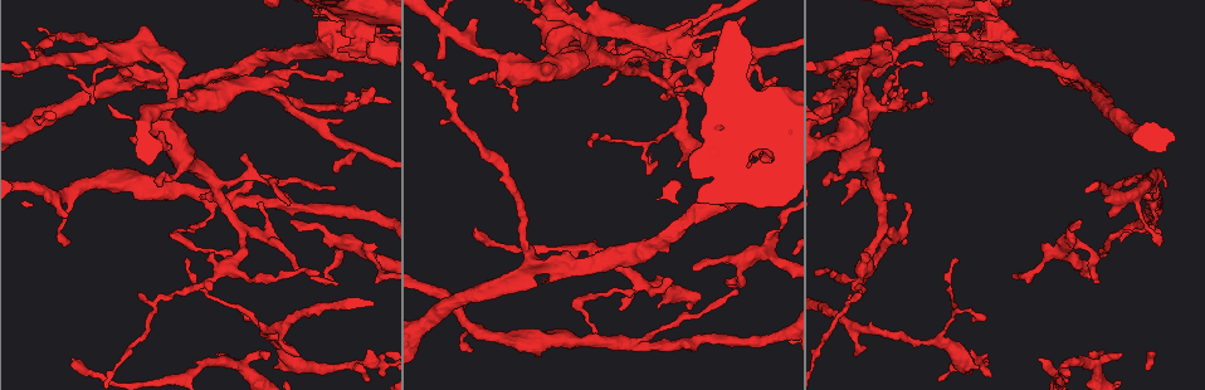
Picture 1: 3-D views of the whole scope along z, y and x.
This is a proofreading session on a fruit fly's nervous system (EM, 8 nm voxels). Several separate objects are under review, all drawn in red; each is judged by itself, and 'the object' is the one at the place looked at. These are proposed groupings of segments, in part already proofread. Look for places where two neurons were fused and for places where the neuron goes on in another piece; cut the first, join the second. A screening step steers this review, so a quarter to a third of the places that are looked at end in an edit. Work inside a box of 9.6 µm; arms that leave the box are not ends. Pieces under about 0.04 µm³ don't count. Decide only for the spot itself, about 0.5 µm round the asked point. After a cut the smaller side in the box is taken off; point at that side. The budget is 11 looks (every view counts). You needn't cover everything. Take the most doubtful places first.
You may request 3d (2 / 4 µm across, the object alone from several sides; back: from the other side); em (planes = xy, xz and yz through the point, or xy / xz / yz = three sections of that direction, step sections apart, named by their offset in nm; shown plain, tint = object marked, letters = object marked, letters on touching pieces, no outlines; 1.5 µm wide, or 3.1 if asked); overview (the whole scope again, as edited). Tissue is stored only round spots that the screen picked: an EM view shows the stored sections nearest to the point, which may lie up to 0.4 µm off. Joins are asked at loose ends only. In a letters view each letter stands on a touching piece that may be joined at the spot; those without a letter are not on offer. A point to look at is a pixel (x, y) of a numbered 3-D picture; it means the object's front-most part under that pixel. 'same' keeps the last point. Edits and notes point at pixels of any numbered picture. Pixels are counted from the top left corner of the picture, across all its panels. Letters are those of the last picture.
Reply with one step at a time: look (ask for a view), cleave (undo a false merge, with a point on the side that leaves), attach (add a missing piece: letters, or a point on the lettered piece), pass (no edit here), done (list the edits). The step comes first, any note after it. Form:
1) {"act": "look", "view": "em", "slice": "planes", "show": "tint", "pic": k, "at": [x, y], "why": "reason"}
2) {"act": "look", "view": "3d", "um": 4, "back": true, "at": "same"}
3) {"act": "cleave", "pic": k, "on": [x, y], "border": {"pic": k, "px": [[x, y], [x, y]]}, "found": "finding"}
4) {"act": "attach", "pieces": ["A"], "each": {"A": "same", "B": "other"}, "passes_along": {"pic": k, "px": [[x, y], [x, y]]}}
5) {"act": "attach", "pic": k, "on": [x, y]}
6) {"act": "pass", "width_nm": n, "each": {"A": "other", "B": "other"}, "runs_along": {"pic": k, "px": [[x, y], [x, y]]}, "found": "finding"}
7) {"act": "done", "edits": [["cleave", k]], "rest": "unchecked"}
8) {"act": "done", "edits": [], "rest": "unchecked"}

{"act": "look", "view": "em", "slice": "planes", "show": "letters", "pic": 1, "at": [278, 368], "why": "an open end"}

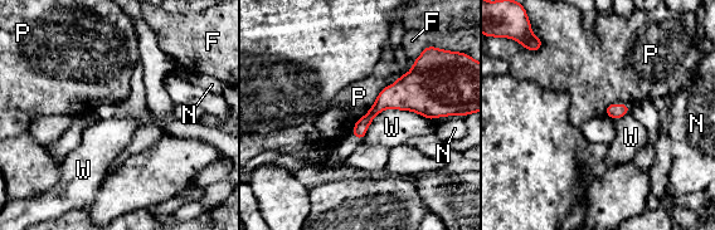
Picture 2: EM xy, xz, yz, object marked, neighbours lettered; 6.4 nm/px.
{"act": "pass", "each": {"F": "other", "N": "other", "P": "other", "W": "other"}, "border": {"pic": 2, "px": [[431, 118], [382, 109], [361, 140]]}, "found": "none of them fits"}

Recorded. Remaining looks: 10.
{"act": "look", "view": "3d", "um": 2, "pic": 1, "at": [882, 172]}

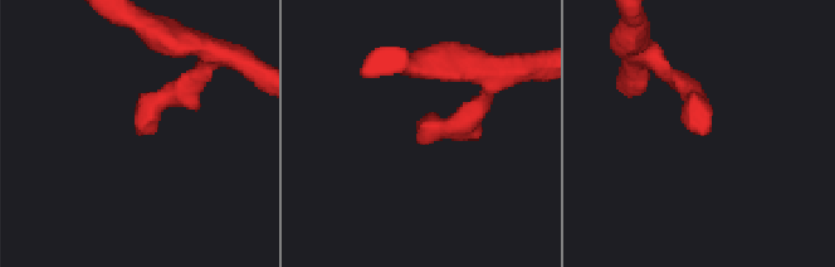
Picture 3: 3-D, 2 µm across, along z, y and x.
{"act": "look", "view": "em", "slice": "planes", "show": "tint", "pic": 3, "at": [704, 128]}

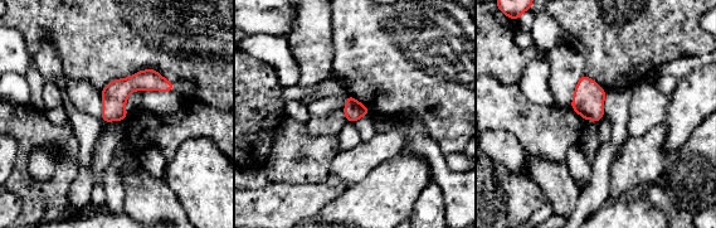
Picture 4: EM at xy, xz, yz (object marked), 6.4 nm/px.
{"act": "look", "view": "em", "slice": "planes", "show": "letters", "at": "same"}

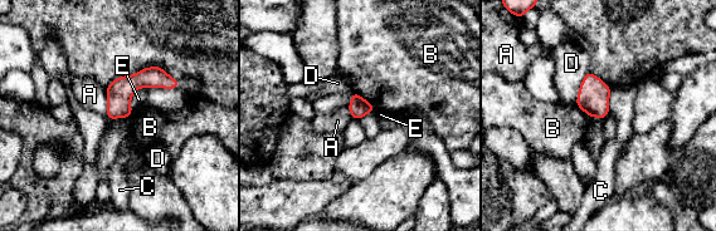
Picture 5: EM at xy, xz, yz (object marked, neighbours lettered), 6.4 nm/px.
{"act": "pass", "width_nm": 120, "each": {"A": "other", "B": "other", "C": "other", "D": "other", "E": "other"}, "border": {"pic": 5, "px": [[105, 89], [107, 114]]}, "found": "no lettered piece goes on from it"}

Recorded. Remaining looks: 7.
{"act": "look", "view": "em", "slice": "yz", "step": 8, "show": "letters", "pic": 1, "at": [855, 87], "why": "two arms in line, one across"}

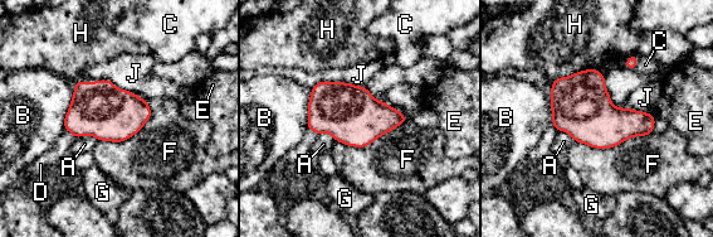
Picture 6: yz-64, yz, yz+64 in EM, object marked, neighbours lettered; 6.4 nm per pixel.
{"act": "pass", "each": {"A": "other", "B": "other", "C": "other", "D": "other", "E": "other", "F": "other", "G": "other", "H": "other", "J": "other"}, "border": {"pic": 6, "px": [[405, 115], [366, 145], [336, 141]]}, "found": "continuous, no second neuron"}

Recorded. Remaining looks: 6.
{"act": "look", "view": "em", "slice": "planes", "show": "letters", "pic": 1, "at": [226, 266], "why": "sudden change in width"}

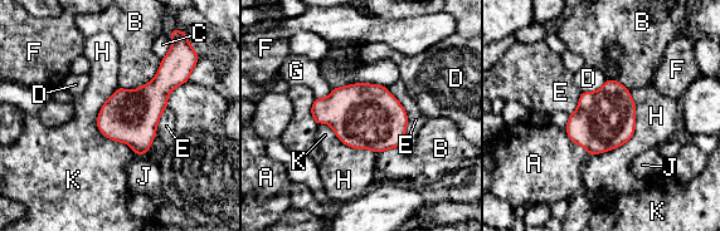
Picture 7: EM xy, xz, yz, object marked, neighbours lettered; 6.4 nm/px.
{"act": "pass", "each": {"A": "other", "B": "other", "C": "other", "D": "other", "E": "other", "F": "other", "G": "other", "H": "other", "J": "other", "K": "other"}, "border": {"pic": 7, "px": [[607, 79], [594, 91], [582, 92]]}, "found": "one neuron here"}

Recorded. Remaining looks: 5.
{"act": "done", "edits": [], "rest": "unchecked"}

